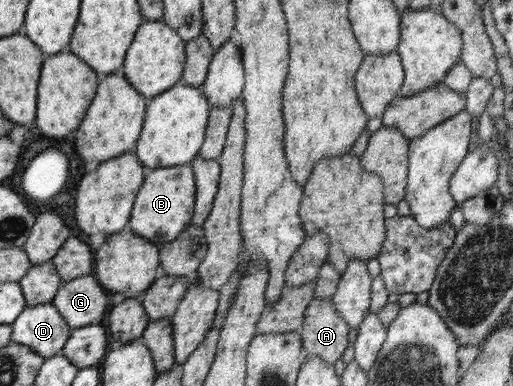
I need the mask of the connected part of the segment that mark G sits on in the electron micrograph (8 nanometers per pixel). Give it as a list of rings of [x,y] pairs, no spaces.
[[[93,274],[74,278],[59,286],[53,306],[72,328],[100,324],[107,310],[109,292],[101,287]]]

